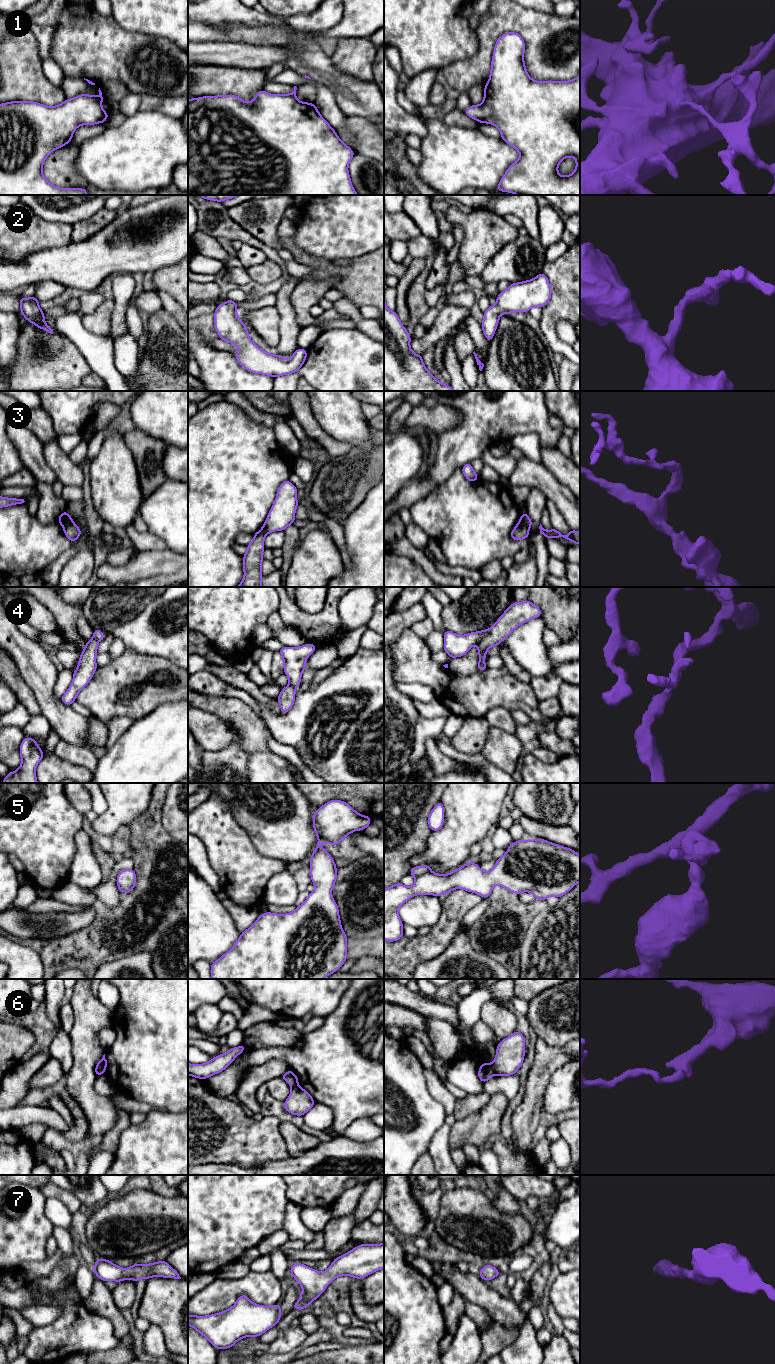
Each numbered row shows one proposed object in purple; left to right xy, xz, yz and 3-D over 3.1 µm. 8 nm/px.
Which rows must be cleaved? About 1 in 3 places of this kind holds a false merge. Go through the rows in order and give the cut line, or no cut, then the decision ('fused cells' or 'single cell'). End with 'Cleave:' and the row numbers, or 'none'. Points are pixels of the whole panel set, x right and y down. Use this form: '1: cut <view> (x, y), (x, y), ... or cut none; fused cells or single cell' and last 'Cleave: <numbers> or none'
1: cut none; single cell
2: cut none; single cell
3: cut yz (520, 519), (528, 529); fused cells
4: cut yz (489, 631), (478, 645); fused cells
5: cut none; single cell
6: cut yz (490, 1064), (495, 1074); fused cells
7: cut none; single cell
Cleave: 3, 4, 6

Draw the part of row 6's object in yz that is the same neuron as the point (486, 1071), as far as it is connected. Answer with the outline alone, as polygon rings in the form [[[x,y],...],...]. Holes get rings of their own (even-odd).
[[[483,1062],[478,1070],[478,1077],[482,1081],[482,1083],[485,1083],[494,1075],[495,1075],[495,1072],[492,1065],[486,1062]]]

